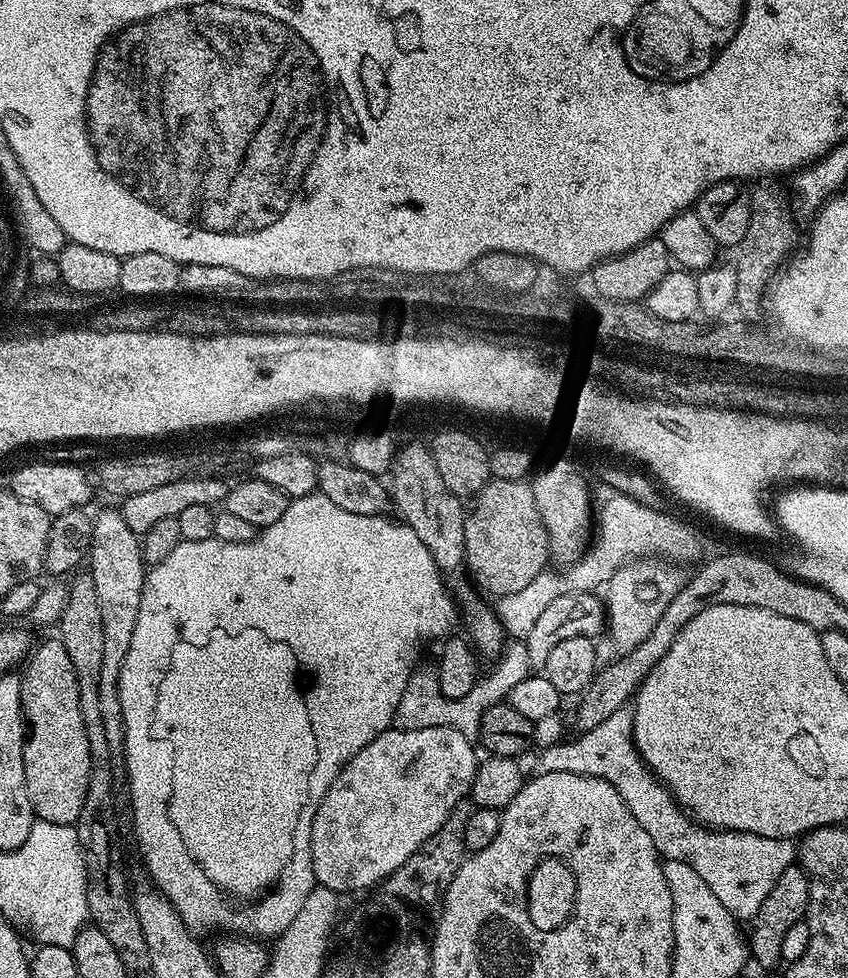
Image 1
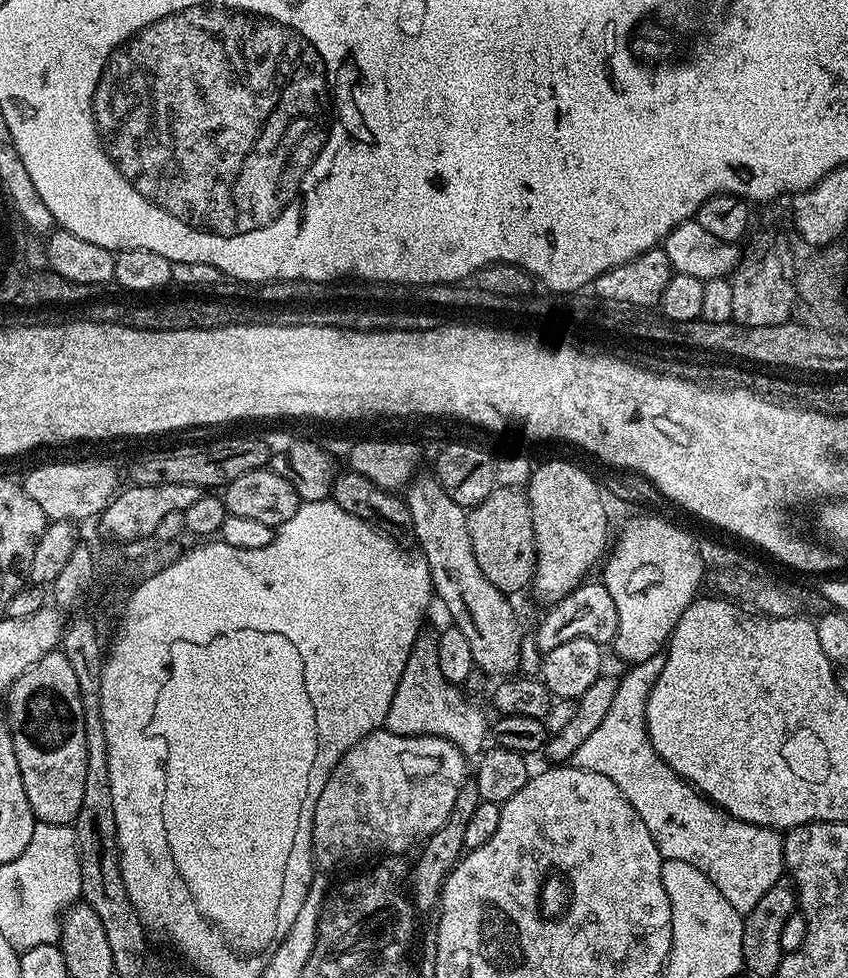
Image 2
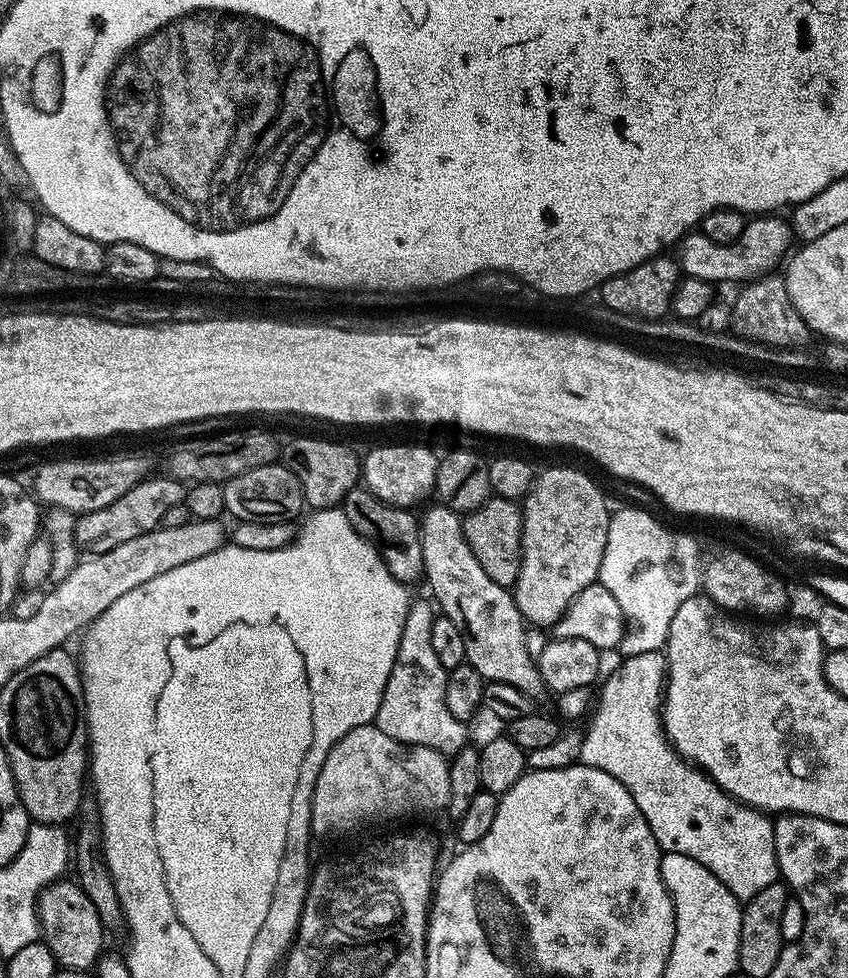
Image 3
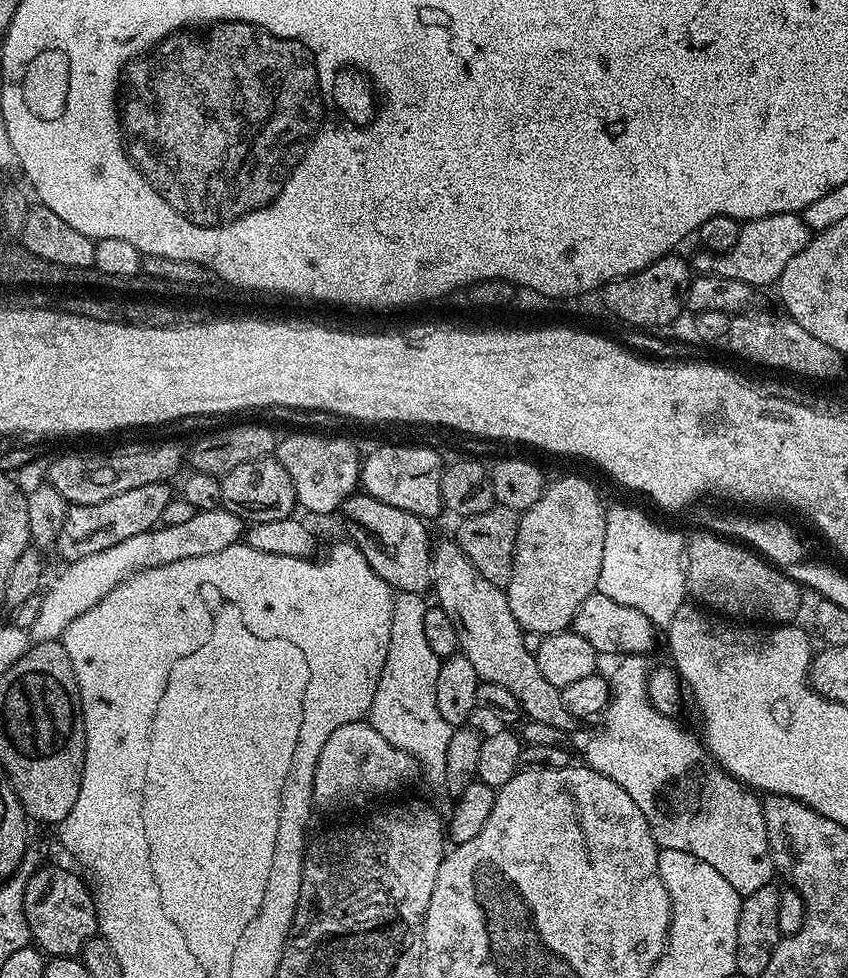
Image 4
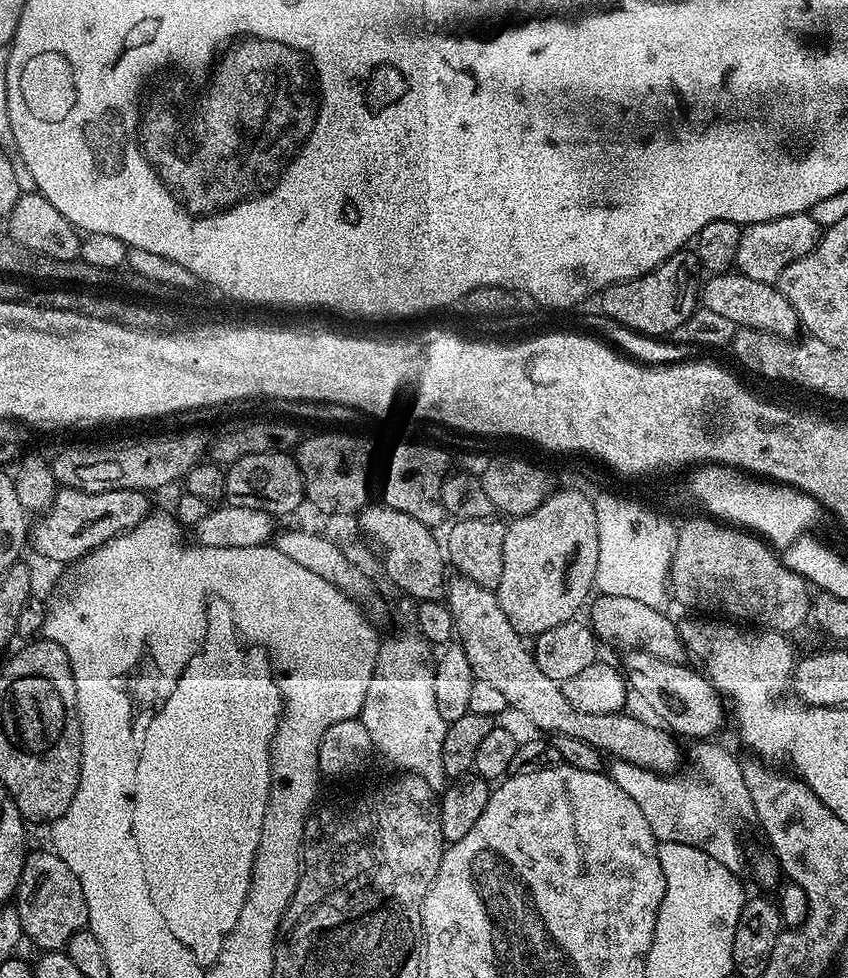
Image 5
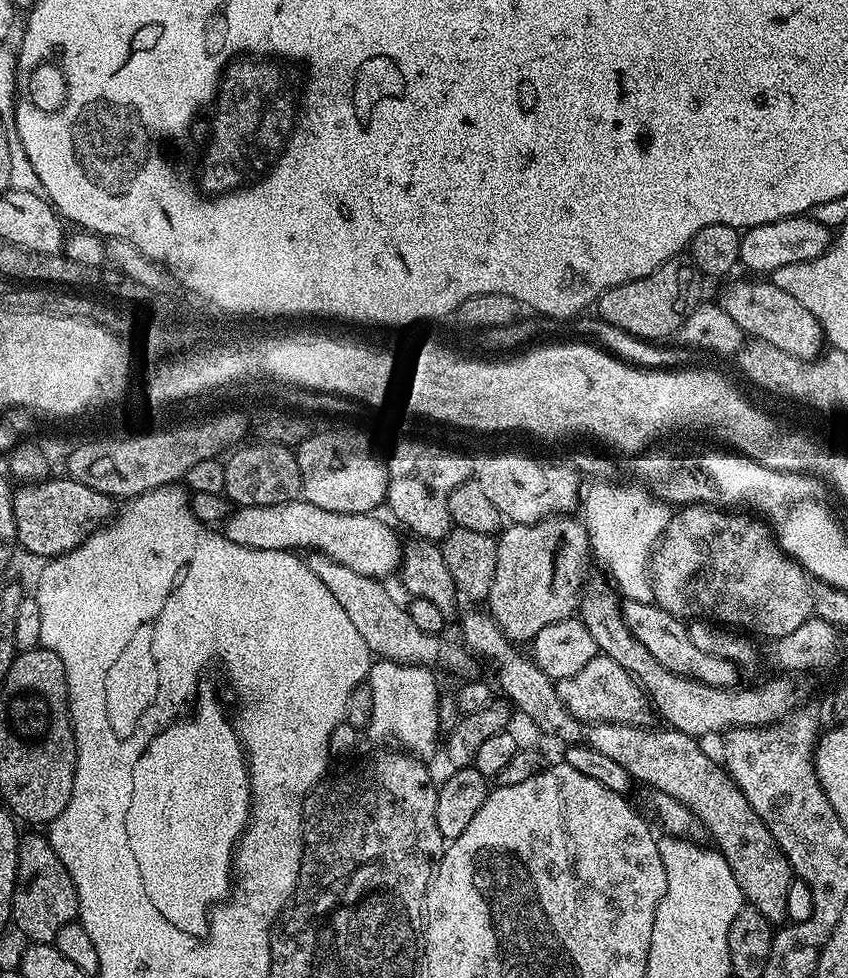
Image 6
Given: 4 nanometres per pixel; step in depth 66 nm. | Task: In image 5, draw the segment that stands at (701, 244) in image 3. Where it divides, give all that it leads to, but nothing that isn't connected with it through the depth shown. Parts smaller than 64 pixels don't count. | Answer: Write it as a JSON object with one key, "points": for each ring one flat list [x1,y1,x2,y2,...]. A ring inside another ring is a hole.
{"points":[[806,212,790,214,786,218,774,218,770,222,749,224,740,234,735,271,741,272,746,278,754,278,754,282,770,284,779,281,782,270,790,266,790,262,798,262,798,258,810,254,821,235,821,221]]}

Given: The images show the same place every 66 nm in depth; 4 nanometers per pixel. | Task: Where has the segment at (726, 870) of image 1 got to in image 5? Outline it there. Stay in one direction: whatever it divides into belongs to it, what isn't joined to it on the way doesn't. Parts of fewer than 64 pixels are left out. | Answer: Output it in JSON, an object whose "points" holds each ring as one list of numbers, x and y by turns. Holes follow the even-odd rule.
{"points":[[698,740,691,745,692,749,687,749,686,756,692,759,692,772,688,772,685,776,681,774,661,774,658,772,651,772,642,766,634,766,625,760,612,760,607,765,607,775,612,777,614,782,618,782,618,786,622,786,622,790,626,790,626,794,630,794,630,798,634,798,634,803,637,804,638,810,642,810,642,815,646,817,646,822,650,822,650,830,656,836,659,842,682,842,682,846,694,846,694,850,702,850,706,854,710,854,710,858,714,858,714,862,722,862,722,866,726,866,734,874,739,873,739,868,744,864,744,848,740,845,740,823,743,820,751,821,753,819,752,803,750,802,750,792,746,790,746,780,742,778,742,764,741,761,736,761,726,749,720,744,712,744,716,742,709,742,708,740]]}

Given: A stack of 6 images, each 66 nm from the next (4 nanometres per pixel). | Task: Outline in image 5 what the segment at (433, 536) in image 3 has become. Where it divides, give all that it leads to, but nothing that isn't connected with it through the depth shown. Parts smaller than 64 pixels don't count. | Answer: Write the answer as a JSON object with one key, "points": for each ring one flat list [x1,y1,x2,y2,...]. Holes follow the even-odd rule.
{"points":[[456,574,453,577,446,584,446,603,454,618,455,639,469,659,475,679,499,690,513,713,516,711,522,719,529,720,540,731,537,733,578,738,578,742,594,746,612,760,625,760,661,774,672,774,679,769,676,767,680,764,680,756,682,760,682,748,680,752,673,733,655,723,647,724,636,716,624,716,623,711,590,714,572,707,561,681,546,678,546,674,538,670,538,662,529,645,528,648,524,645,527,643,516,633,514,626,510,626,506,614,502,614,495,591,478,586,478,582,470,582,465,576]]}

